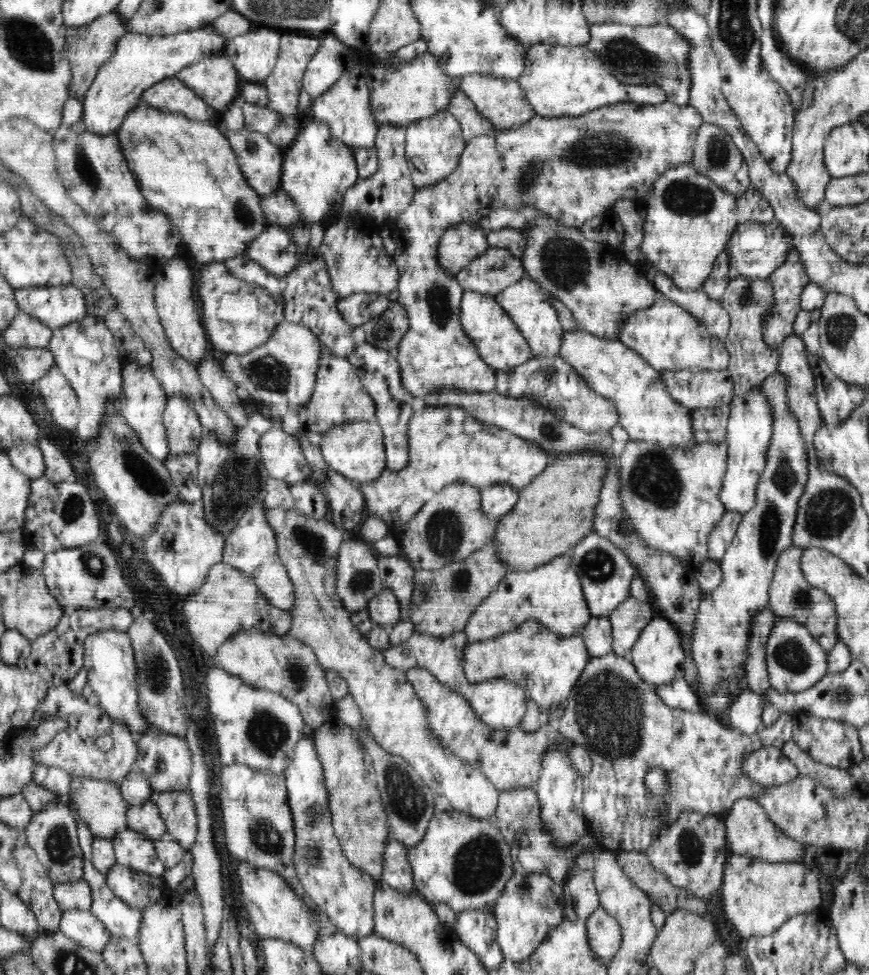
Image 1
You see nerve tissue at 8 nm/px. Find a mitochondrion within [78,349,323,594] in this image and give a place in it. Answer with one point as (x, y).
(236, 480)

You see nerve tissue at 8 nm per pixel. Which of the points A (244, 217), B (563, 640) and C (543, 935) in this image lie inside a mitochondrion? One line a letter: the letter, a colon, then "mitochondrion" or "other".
A: mitochondrion
B: other
C: other

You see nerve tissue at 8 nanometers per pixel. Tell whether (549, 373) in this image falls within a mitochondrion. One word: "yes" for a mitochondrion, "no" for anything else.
no

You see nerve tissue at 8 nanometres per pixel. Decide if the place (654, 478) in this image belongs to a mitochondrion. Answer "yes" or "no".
yes

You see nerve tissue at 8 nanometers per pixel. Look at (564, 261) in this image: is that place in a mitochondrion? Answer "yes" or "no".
yes

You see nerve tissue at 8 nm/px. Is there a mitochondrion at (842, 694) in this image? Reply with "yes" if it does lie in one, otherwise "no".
yes

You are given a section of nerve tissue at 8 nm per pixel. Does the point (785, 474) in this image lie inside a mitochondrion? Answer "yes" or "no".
yes

